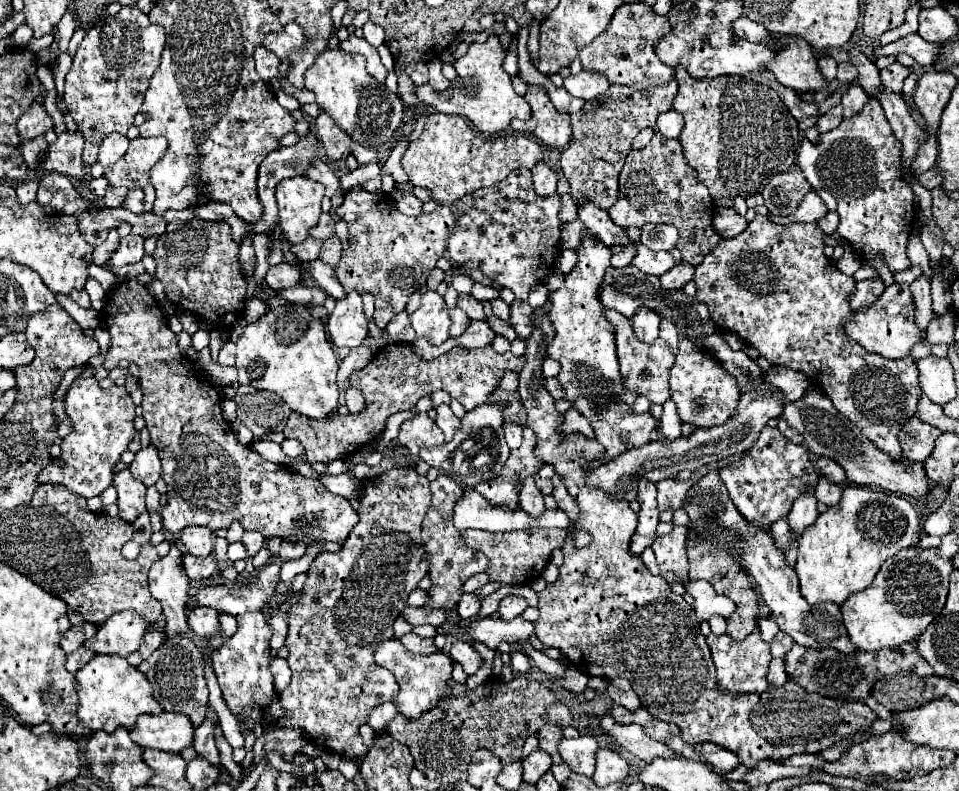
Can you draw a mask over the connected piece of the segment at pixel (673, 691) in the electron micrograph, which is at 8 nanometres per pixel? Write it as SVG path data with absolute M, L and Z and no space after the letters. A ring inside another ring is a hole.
M537 324L527 338L525 366L519 374L519 396L527 408L527 426L537 434L537 458L545 464L555 466L557 474L563 474L569 494L579 504L579 518L573 522L575 530L591 534L591 544L575 548L573 536L569 534L563 544L565 562L559 566L559 578L547 584L539 592L539 620L535 622L535 634L545 646L559 648L581 672L599 678L627 678L637 692L643 708L655 718L673 722L681 728L681 736L687 744L713 742L735 752L741 764L755 768L765 758L789 758L793 754L817 754L835 742L849 740L859 744L873 736L871 726L879 720L877 714L863 700L833 700L803 690L797 682L789 680L783 686L769 686L761 694L739 694L723 690L717 684L715 667L705 638L699 632L699 618L691 604L683 596L671 592L669 584L660 575L654 576L647 570L643 560L629 550L631 536L637 528L637 514L629 508L629 502L611 500L605 492L585 488L585 472L599 466L599 442L585 438L583 434L561 436L557 426L563 422L563 414L555 410L555 400L547 392L541 380L541 366L545 360L545 334Z

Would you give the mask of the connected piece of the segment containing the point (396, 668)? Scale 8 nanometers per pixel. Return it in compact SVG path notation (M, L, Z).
M397 638L385 640L377 646L375 662L379 666L387 668L395 676L395 680L399 684L399 696L395 698L395 706L405 718L419 718L419 714L431 710L431 706L437 706L437 702L441 700L441 696L451 680L453 660L447 654L443 654L443 652L433 652L429 656L411 654Z

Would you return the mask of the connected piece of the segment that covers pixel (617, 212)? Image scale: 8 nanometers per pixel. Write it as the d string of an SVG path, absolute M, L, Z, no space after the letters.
M655 132L645 148L631 150L627 154L623 170L619 174L619 200L609 208L611 220L625 228L629 228L631 224L643 226L647 222L673 224L681 234L677 248L683 260L697 266L721 238L713 230L711 222L715 214L715 202L711 200L707 186L699 182L695 174L697 170L691 168L685 160L681 142L667 140L659 132Z

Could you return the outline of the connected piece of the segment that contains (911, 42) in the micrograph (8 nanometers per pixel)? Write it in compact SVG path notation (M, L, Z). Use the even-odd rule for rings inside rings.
M909 34L899 38L897 42L891 42L887 46L877 46L873 50L873 54L879 56L897 56L897 54L907 54L911 56L917 64L921 66L929 66L935 60L935 54L939 52L939 46L925 42L923 38L919 38L919 34Z

